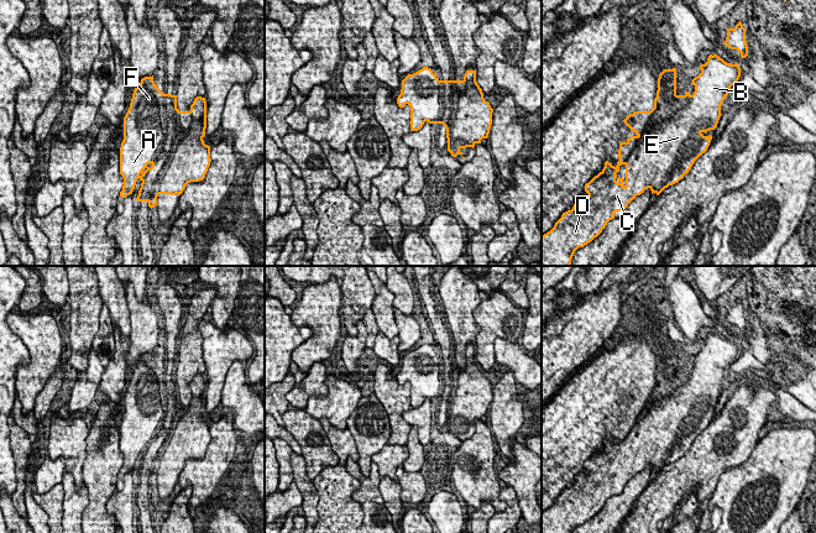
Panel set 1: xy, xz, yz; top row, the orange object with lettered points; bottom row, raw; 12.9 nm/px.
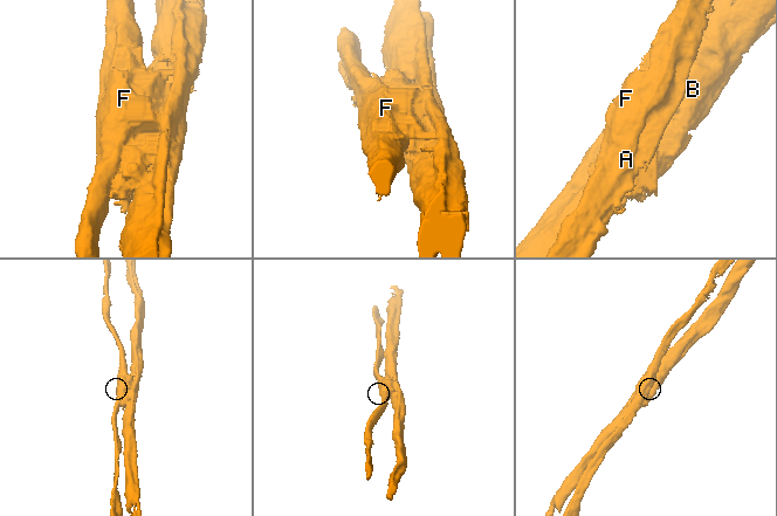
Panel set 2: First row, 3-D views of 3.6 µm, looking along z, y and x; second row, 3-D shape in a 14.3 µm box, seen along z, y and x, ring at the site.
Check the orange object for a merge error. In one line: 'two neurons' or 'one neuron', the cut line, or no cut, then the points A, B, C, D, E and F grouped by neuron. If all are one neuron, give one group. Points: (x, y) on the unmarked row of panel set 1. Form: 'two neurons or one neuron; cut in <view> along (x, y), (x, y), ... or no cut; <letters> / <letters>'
two neurons; cut in xy along (192, 390), (179, 412), (155, 407), (150, 398), (124, 407); A F / B C D E

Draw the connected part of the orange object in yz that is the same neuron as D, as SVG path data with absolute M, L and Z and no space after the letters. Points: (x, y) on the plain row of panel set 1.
M710 331L700 346L701 350L692 356L694 371L673 370L670 391L663 392L658 401L644 404L642 413L631 413L621 419L617 443L606 438L603 446L585 461L589 472L579 472L572 486L563 490L554 505L542 513L542 533L574 533L579 524L584 524L602 510L607 500L614 496L616 488L623 488L637 472L648 465L652 471L659 472L689 450L712 417L712 413L702 411L717 404L722 392L721 382L741 354L737 340L727 340L717 331Z

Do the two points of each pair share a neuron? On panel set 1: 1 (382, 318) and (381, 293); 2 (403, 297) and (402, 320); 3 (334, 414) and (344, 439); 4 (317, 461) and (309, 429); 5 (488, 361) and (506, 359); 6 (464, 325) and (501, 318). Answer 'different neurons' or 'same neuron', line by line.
1: same neuron
2: different neurons
3: different neurons
4: same neuron
5: different neurons
6: different neurons

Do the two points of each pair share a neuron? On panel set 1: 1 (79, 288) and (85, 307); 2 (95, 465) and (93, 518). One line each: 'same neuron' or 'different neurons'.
1: same neuron
2: same neuron

